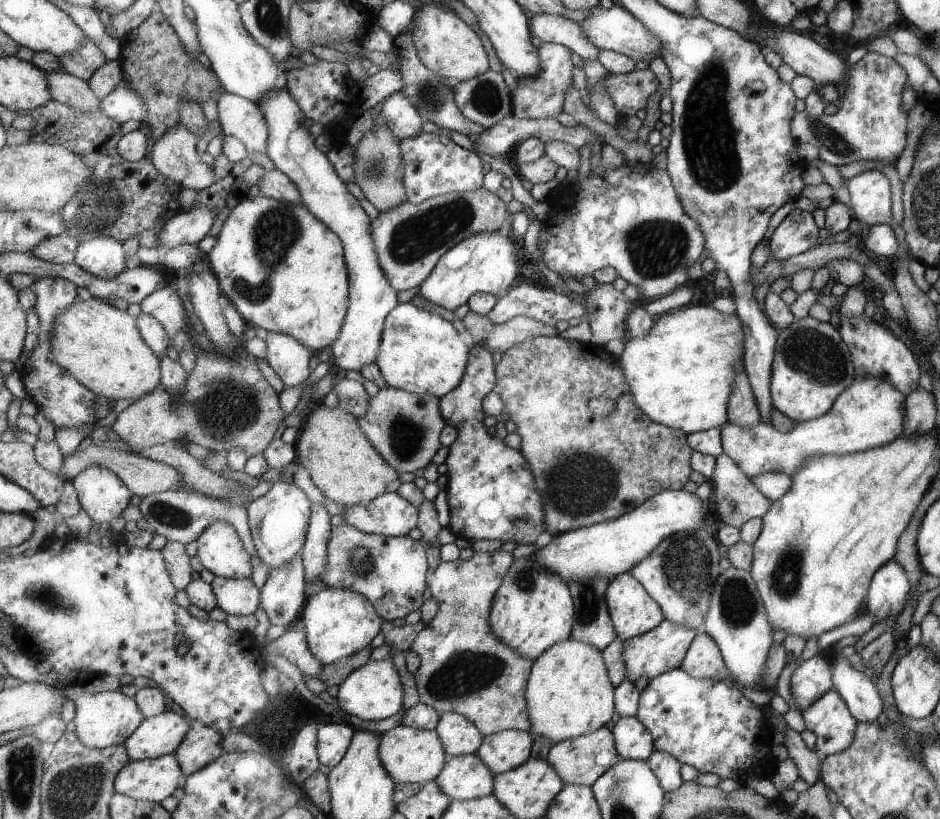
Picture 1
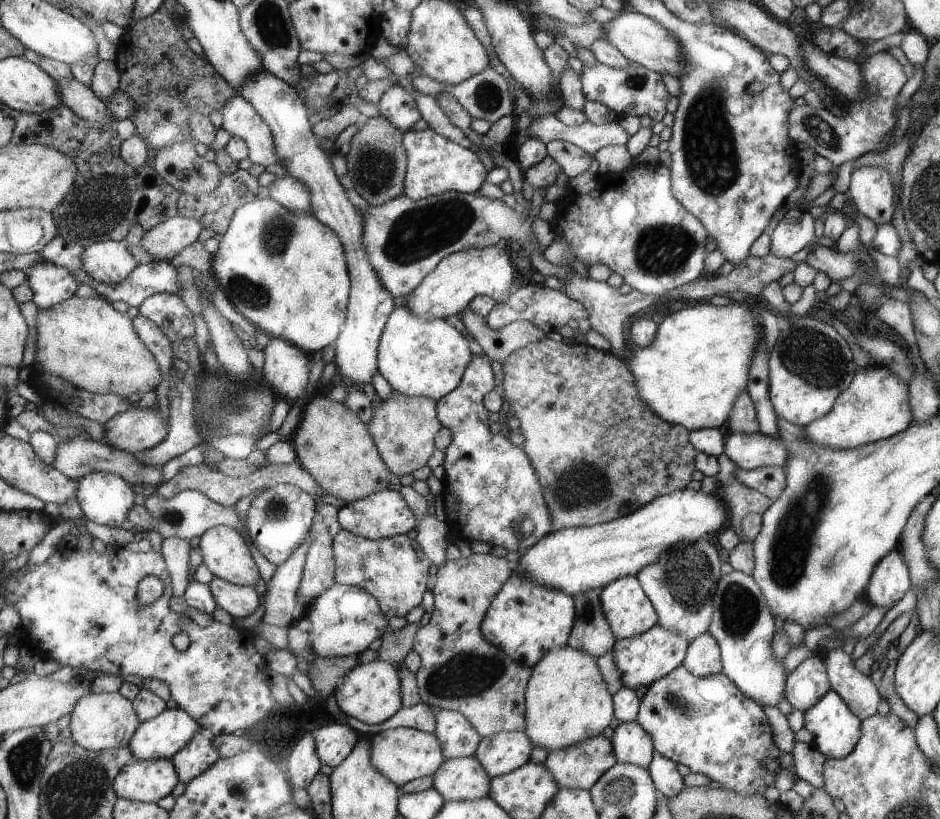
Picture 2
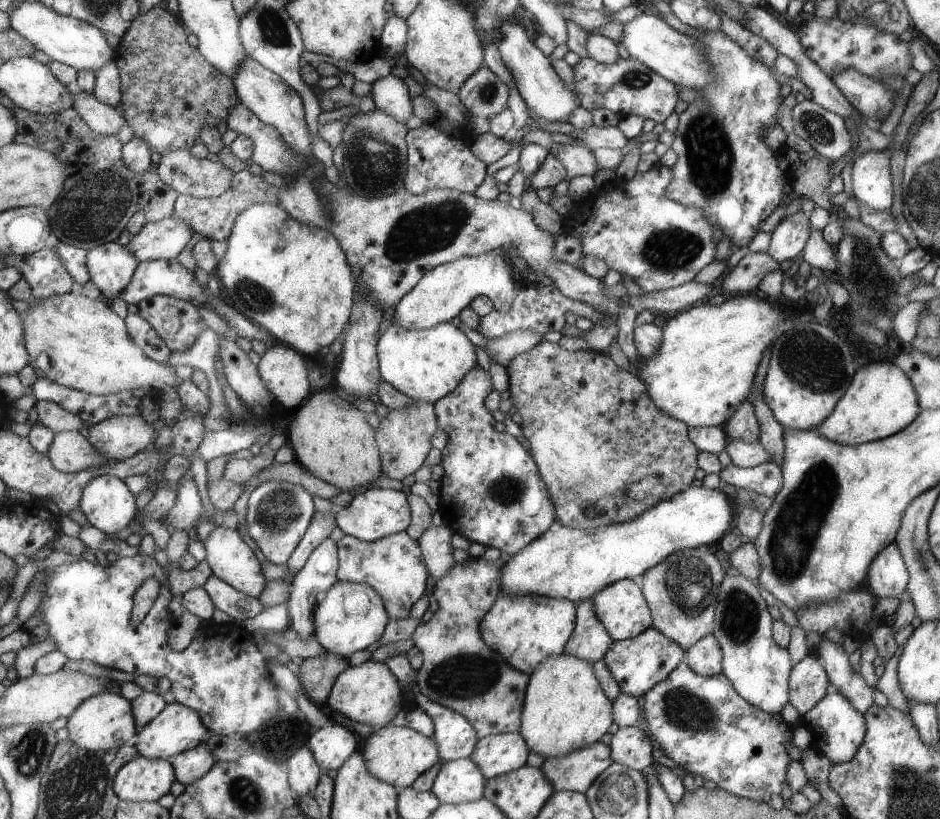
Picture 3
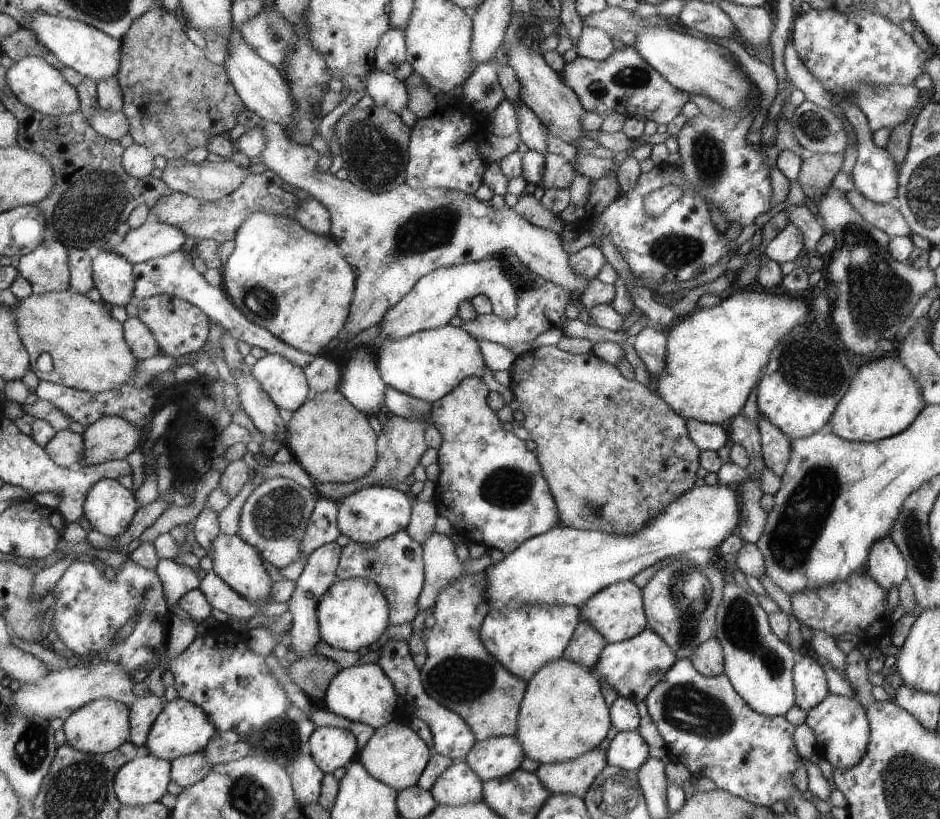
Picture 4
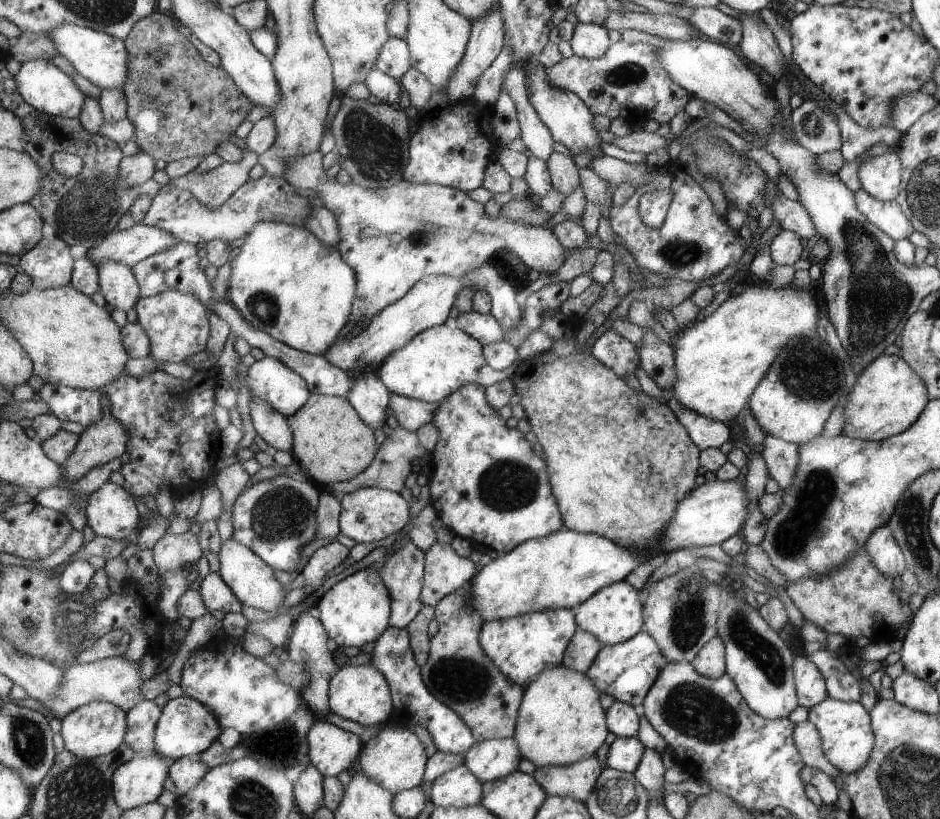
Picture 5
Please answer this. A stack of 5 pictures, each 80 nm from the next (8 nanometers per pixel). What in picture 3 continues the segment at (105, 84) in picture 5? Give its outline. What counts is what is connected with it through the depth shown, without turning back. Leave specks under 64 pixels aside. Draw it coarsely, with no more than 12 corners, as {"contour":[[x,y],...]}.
{"contour":[[44,4],[10,13],[13,30],[81,71],[115,61],[105,32]]}

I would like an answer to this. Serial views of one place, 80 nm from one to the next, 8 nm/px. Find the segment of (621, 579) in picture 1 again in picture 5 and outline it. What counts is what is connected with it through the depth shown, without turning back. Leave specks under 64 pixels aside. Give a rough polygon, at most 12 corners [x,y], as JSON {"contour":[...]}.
{"contour":[[623,581],[577,608],[577,628],[602,646],[642,630],[643,603]]}

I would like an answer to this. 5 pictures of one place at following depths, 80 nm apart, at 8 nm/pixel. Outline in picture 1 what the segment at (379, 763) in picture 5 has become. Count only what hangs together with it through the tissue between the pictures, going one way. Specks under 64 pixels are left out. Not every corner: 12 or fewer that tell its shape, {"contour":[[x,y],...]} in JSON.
{"contour":[[399,724],[380,759],[399,783],[435,781],[449,757],[435,730]]}

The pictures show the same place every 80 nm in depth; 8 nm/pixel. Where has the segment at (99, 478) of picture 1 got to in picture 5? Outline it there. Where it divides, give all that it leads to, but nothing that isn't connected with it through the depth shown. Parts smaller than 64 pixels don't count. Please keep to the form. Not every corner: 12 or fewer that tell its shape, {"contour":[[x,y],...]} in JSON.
{"contour":[[107,481],[86,513],[97,536],[137,546],[134,496]]}

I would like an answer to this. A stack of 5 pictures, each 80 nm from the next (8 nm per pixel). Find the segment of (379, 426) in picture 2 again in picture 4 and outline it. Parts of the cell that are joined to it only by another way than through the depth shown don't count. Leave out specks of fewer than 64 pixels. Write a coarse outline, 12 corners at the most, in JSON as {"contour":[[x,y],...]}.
{"contour":[[387,414],[375,468],[350,483],[315,483],[337,502],[366,485],[394,487],[430,446],[427,419]]}

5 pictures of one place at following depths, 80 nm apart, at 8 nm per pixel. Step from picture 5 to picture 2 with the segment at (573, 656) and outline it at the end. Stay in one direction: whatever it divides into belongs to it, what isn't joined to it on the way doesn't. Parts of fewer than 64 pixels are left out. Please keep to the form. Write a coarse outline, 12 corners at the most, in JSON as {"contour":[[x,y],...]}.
{"contour":[[600,588],[572,596],[576,618],[567,645],[593,658],[616,641]]}

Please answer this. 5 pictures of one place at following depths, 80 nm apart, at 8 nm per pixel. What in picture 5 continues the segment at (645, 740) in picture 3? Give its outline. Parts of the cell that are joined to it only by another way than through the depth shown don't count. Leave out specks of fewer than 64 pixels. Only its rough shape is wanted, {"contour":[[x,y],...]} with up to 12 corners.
{"contour":[[615,737],[606,766],[632,773],[644,746],[637,737]]}

